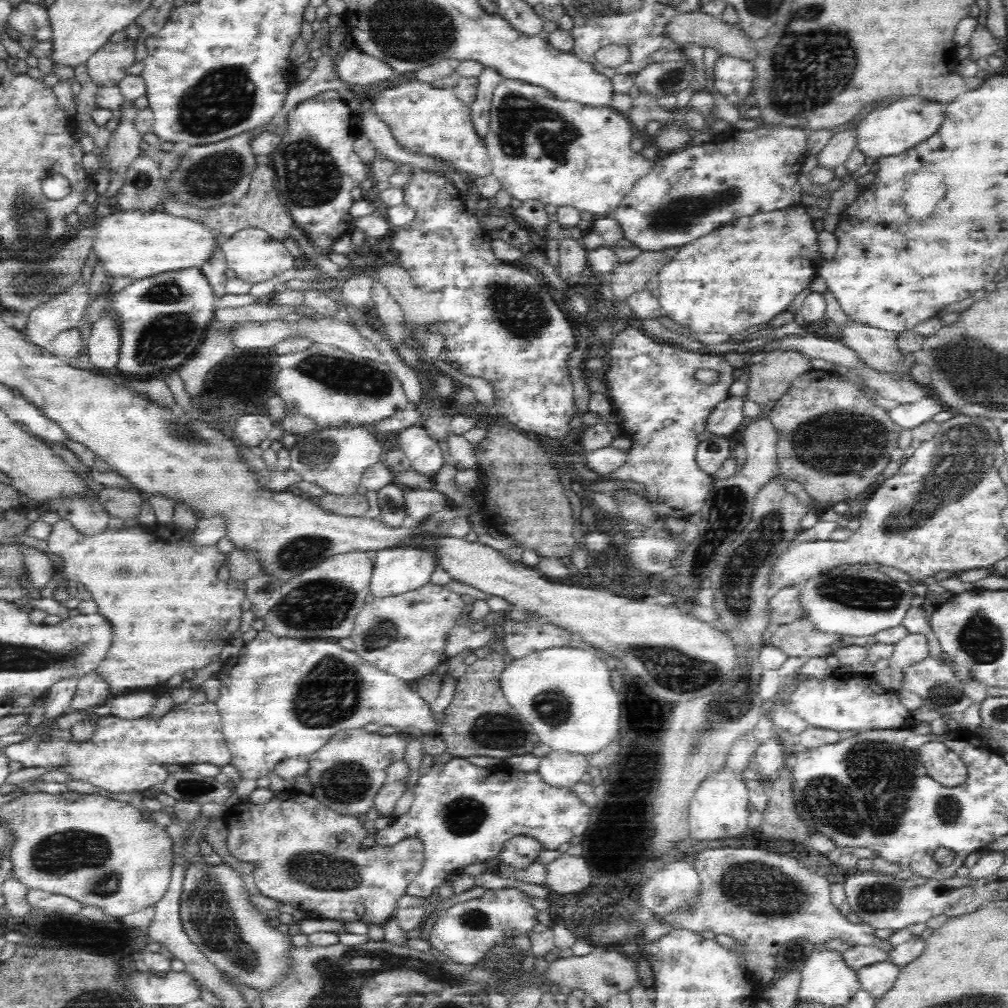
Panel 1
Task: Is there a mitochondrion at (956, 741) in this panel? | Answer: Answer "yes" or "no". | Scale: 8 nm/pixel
no

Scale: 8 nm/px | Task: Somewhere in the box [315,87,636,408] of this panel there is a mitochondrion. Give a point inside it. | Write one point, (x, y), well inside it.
(523, 123)

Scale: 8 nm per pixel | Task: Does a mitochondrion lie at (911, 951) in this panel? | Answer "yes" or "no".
no

